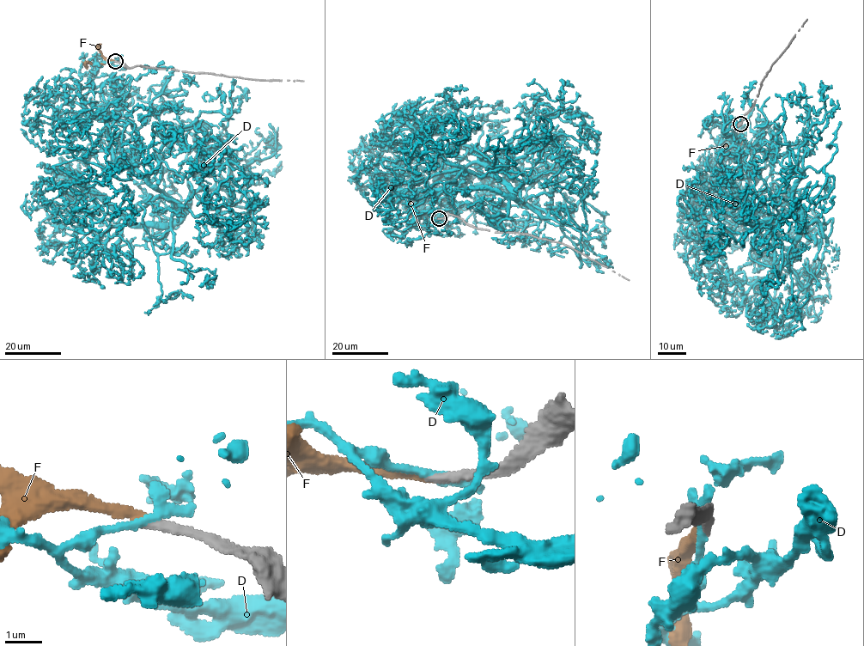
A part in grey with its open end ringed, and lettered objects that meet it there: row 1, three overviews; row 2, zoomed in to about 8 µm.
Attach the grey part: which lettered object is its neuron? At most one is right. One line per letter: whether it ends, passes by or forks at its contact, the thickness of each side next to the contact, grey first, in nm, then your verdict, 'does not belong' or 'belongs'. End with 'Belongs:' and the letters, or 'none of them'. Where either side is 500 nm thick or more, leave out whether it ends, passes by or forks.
D: it ends there; 280 nm thick on the grey side, 340 nm on the other; does not belong
F: it ends there; 260 nm thick on the grey side, 240 nm on the other; belongs
Belongs: F

